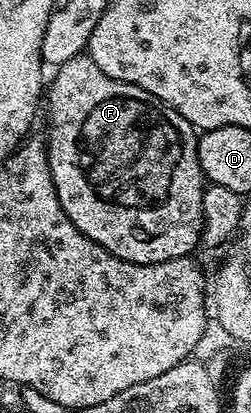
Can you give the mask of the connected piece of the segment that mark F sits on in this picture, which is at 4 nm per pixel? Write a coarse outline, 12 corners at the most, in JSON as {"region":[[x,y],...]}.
{"region":[[87,53],[47,87],[63,213],[123,261],[192,256],[198,132]]}

